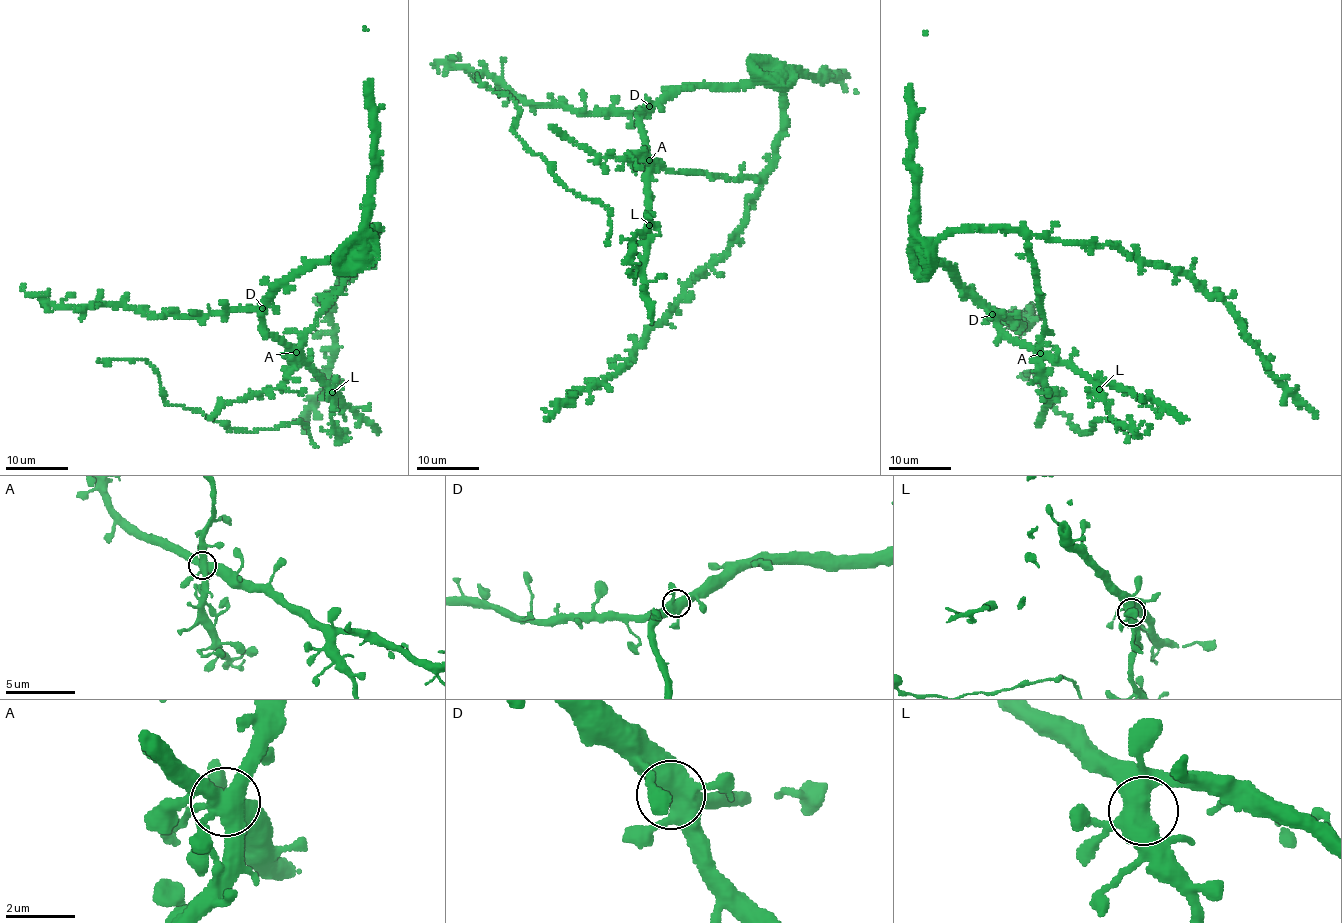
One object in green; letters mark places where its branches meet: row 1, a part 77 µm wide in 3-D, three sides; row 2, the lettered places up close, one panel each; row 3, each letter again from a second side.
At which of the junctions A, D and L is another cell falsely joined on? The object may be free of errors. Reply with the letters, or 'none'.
none

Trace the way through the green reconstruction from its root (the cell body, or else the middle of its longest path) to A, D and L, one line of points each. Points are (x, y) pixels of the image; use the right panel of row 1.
A: (1044, 319), (1045, 330), (1039, 353)
D: (1044, 319), (1045, 330), (1039, 351), (1007, 336), (992, 314)
L: (1044, 319), (1041, 351), (1052, 354), (1058, 360), (1070, 362), (1088, 375), (1099, 389)

